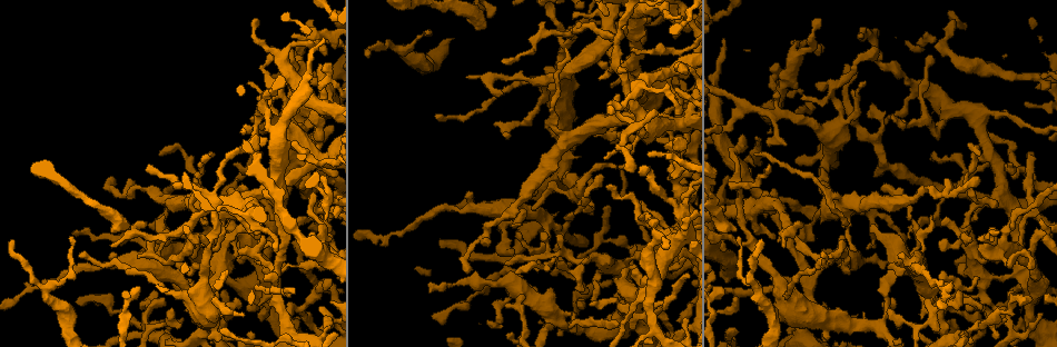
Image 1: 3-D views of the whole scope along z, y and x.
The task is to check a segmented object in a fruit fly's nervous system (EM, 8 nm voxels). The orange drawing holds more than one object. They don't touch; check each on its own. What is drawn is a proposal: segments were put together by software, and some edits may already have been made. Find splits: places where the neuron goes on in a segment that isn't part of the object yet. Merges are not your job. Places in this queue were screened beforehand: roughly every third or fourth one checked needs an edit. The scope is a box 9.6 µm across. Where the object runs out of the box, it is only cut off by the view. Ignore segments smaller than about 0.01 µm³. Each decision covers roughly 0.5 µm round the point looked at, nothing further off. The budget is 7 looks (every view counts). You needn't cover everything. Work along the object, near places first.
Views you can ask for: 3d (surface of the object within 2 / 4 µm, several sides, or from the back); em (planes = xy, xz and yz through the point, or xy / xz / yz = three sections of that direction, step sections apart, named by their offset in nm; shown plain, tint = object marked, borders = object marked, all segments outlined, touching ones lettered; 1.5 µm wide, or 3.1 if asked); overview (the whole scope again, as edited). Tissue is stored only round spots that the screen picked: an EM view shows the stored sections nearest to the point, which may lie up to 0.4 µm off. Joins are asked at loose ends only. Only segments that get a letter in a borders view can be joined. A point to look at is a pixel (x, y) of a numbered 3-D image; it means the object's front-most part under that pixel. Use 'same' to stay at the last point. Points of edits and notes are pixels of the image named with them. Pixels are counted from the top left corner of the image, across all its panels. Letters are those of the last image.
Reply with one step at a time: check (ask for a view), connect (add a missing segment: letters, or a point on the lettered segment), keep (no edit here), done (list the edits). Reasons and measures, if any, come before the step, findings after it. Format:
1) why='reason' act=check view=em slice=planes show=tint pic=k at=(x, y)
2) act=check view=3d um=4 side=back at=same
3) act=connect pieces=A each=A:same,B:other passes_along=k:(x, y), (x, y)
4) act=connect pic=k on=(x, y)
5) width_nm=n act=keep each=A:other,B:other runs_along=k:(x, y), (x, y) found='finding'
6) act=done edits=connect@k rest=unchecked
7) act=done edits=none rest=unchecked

why='tapers out' act=check view=em slice=xy step=8 show=tint pic=1 at=(518, 273)

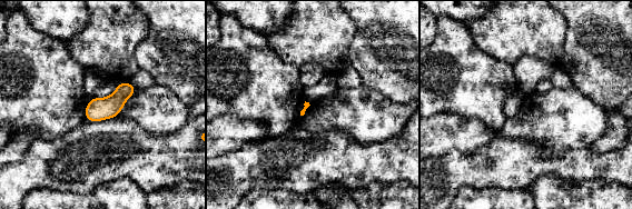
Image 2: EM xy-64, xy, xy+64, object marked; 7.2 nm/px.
why='another direction' act=check view=em slice=yz step=4 show=borders at=same

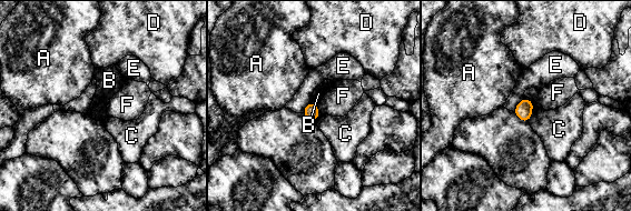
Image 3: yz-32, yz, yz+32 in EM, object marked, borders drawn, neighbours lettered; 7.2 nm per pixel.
act=keep each=A:other,B:other,C:other,D:other,E:other,F:other border=3:(533, 104), (531, 117), (528, 121) found='no lettered segment goes on from it'

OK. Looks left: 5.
act=check view=3d um=2 pic=1 at=(239, 301)

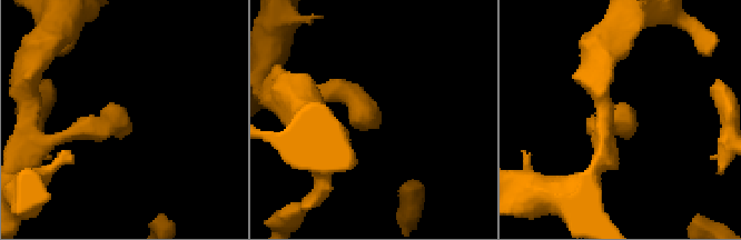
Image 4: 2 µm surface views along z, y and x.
act=check view=em slice=xz step=8 show=borders pic=4 at=(370, 127)

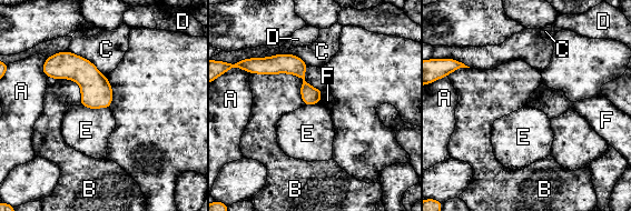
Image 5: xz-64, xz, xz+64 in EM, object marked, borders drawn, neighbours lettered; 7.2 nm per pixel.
why='another direction' act=check view=em slice=planes show=borders at=same

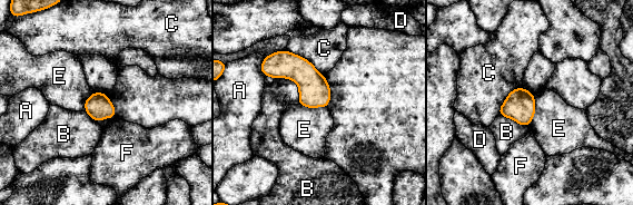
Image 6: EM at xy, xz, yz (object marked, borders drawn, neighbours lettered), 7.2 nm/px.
act=keep each=A:other,B:other,C:other,D:other,E:other,F:other border=6:(534, 95), (535, 113), (530, 125) found='none of them fits'

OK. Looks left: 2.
act=done edits=none rest=unchecked

